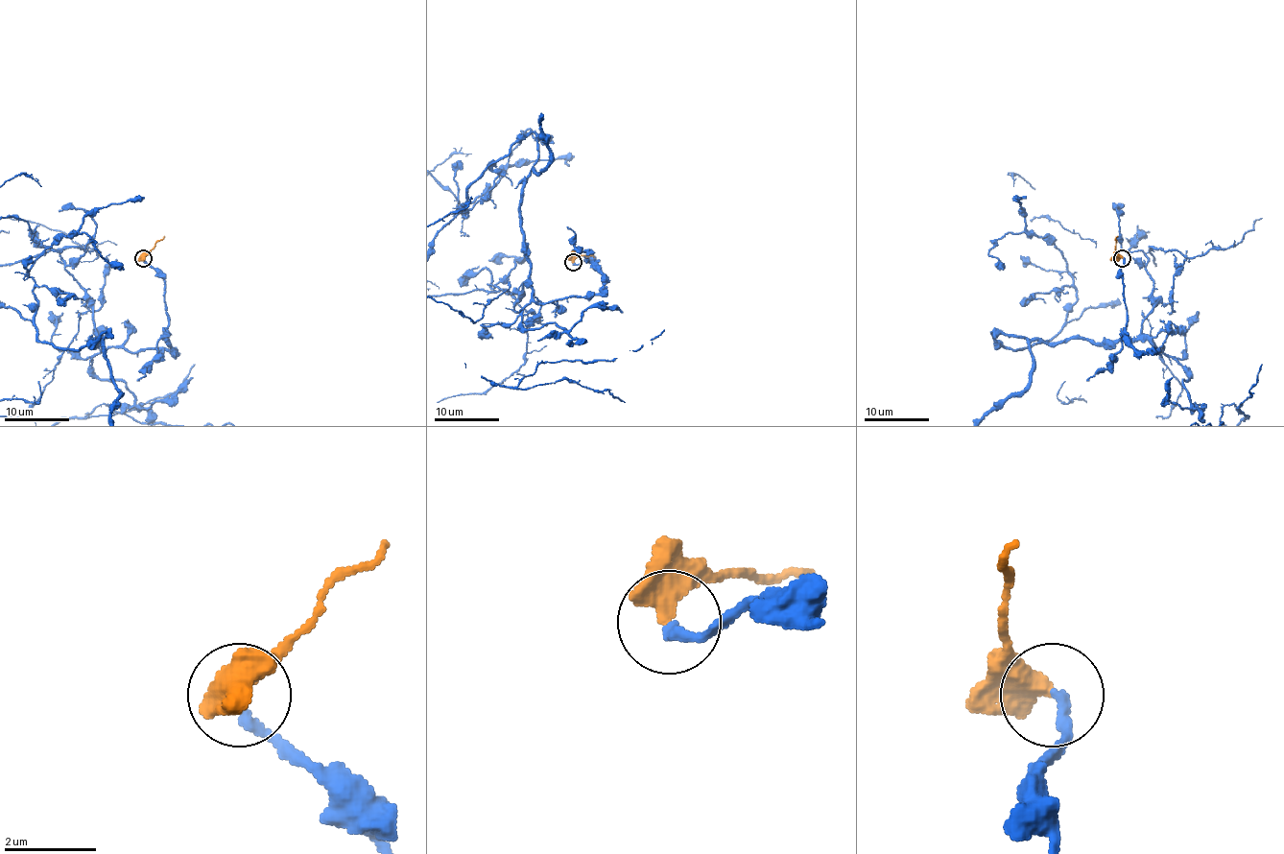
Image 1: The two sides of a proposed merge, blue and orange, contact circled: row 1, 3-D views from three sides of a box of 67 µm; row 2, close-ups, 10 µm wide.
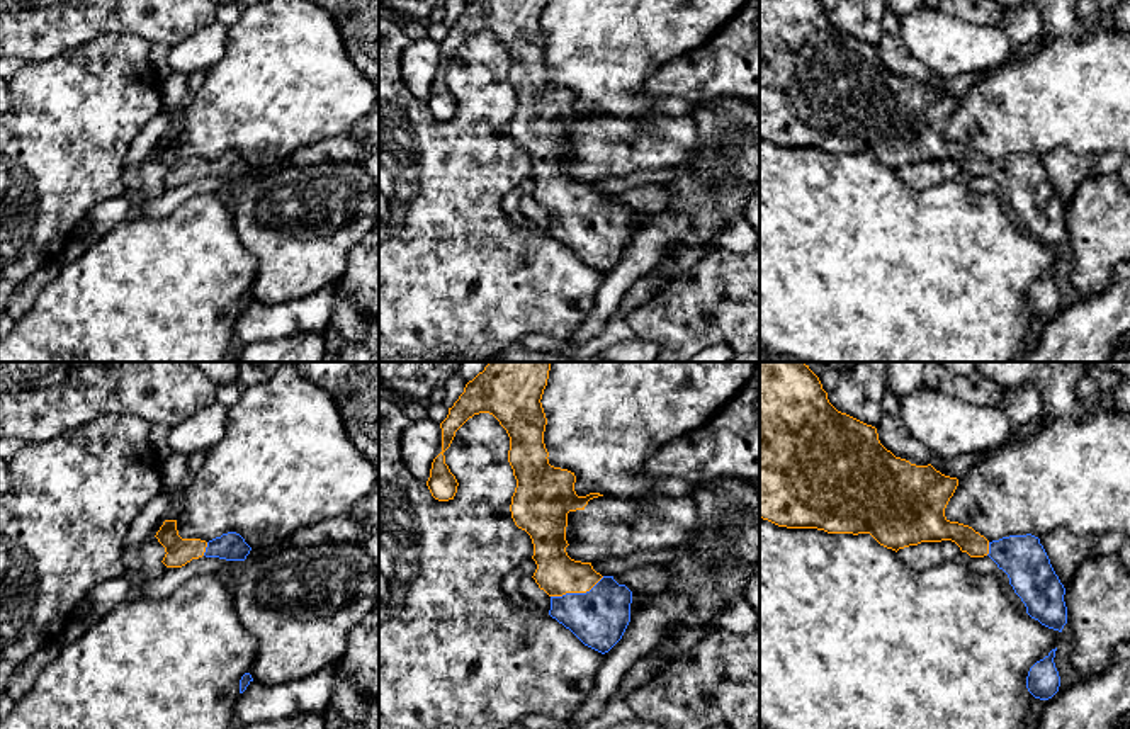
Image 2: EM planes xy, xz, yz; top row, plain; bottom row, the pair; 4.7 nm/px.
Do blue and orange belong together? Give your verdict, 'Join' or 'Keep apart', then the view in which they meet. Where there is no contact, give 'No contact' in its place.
Join. Touches blue in xz

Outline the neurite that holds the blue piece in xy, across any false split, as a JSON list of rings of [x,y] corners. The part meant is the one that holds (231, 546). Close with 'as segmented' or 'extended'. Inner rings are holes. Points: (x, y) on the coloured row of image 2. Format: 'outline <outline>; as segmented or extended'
outline [[[165,520],[155,535],[165,547],[163,564],[167,568],[182,568],[192,559],[219,557],[226,561],[245,561],[251,547],[236,532],[223,534],[209,542],[201,539],[182,539],[177,530],[177,520]]]; extended

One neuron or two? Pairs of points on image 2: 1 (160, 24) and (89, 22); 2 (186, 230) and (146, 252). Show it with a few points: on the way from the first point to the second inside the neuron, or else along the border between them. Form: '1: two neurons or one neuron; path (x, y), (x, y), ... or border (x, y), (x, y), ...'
1: one neuron; path (143, 19), (106, 19)
2: one neuron; path (175, 240), (163, 252), (157, 252)

